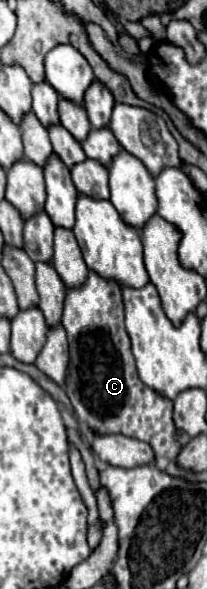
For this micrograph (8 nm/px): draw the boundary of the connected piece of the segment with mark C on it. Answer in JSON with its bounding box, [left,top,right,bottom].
[61,270,183,460]

